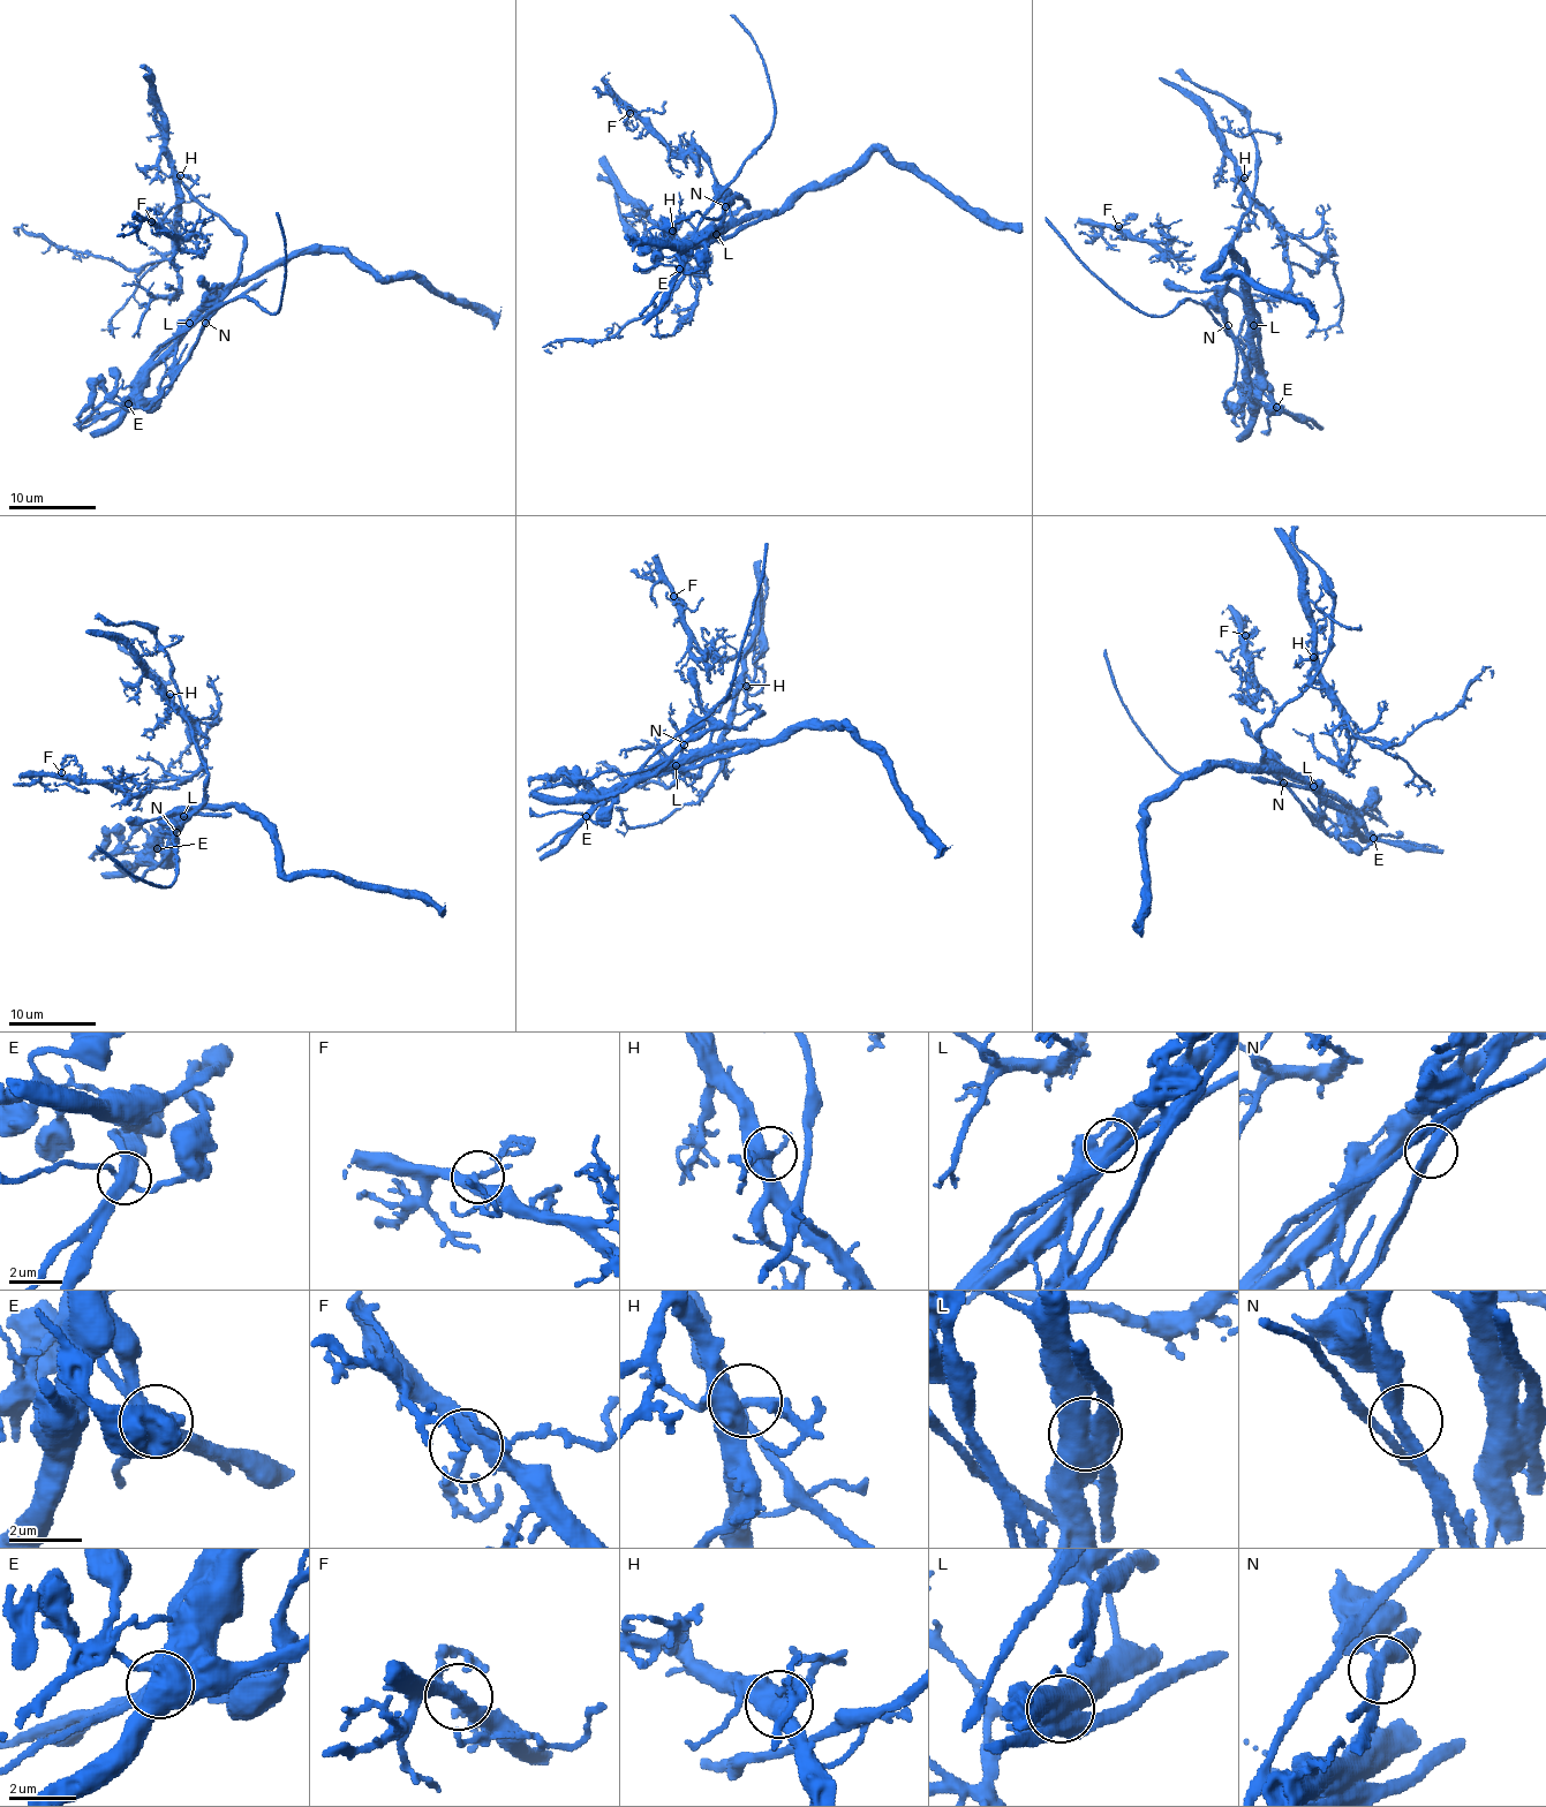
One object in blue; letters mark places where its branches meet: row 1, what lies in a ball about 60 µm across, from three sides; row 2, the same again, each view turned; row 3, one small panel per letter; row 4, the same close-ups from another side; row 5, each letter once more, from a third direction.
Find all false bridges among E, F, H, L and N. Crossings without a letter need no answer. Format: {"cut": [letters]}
{"cut": ["E", "L", "N"]}

